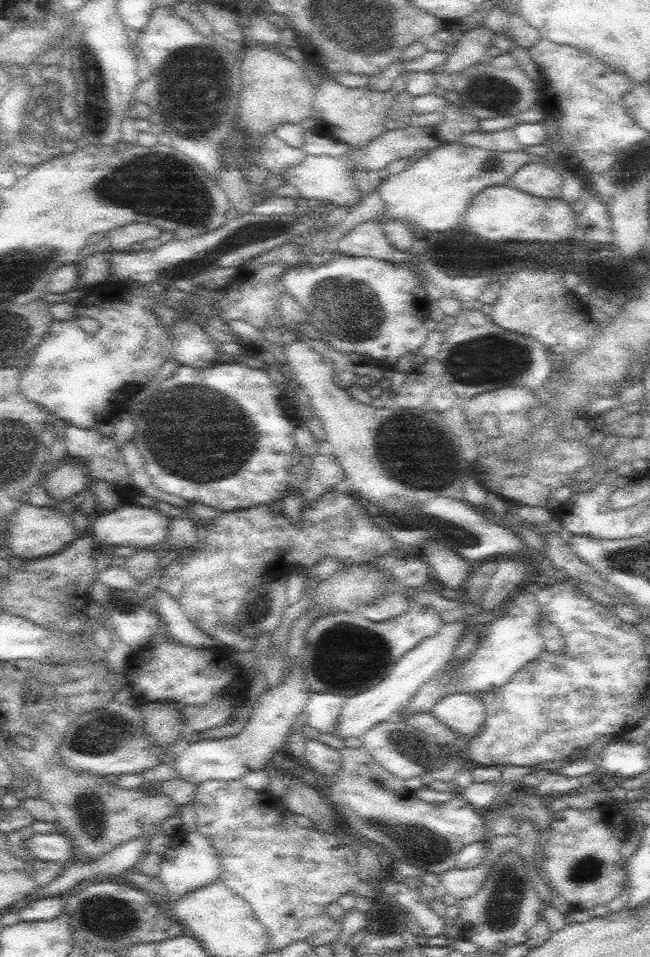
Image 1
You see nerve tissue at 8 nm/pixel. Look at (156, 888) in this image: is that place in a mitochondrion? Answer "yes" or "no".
no

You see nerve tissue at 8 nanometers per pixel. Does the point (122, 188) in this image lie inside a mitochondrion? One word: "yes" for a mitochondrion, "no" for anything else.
yes

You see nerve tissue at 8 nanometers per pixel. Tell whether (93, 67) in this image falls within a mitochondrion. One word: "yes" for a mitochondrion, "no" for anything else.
no

